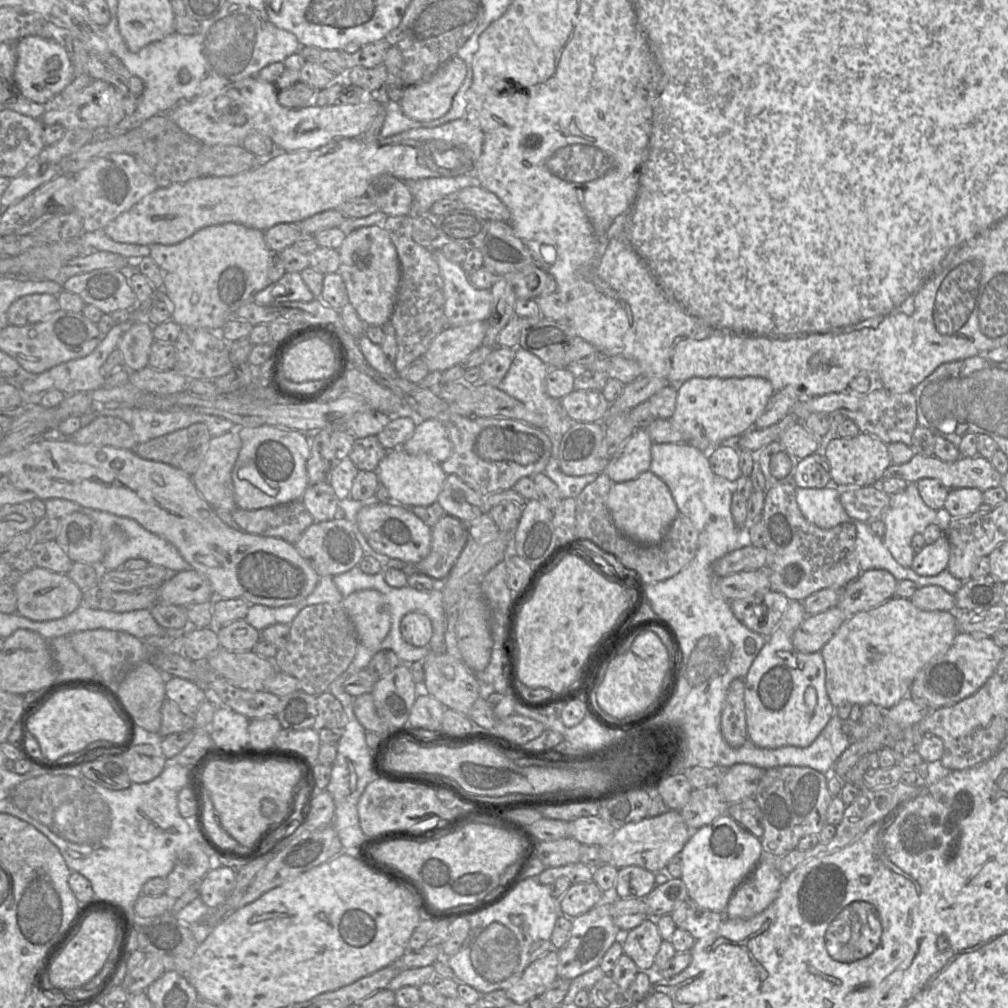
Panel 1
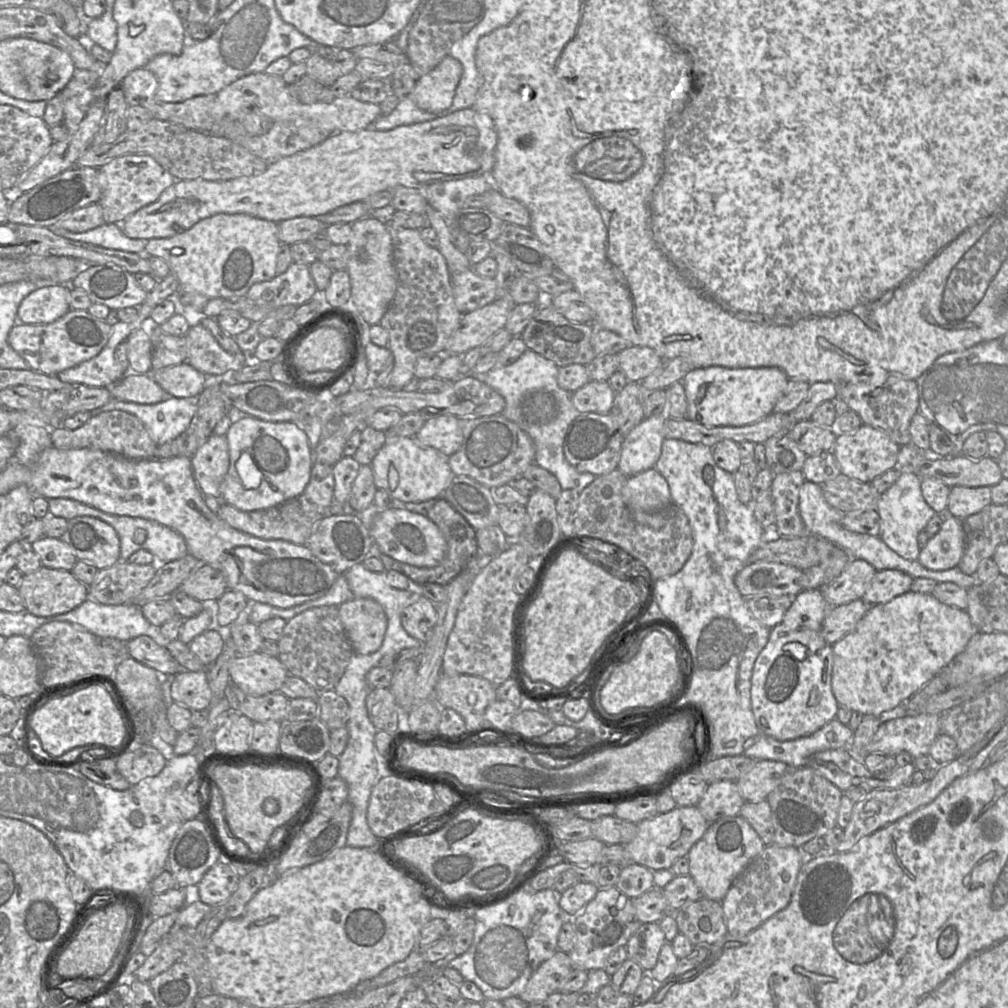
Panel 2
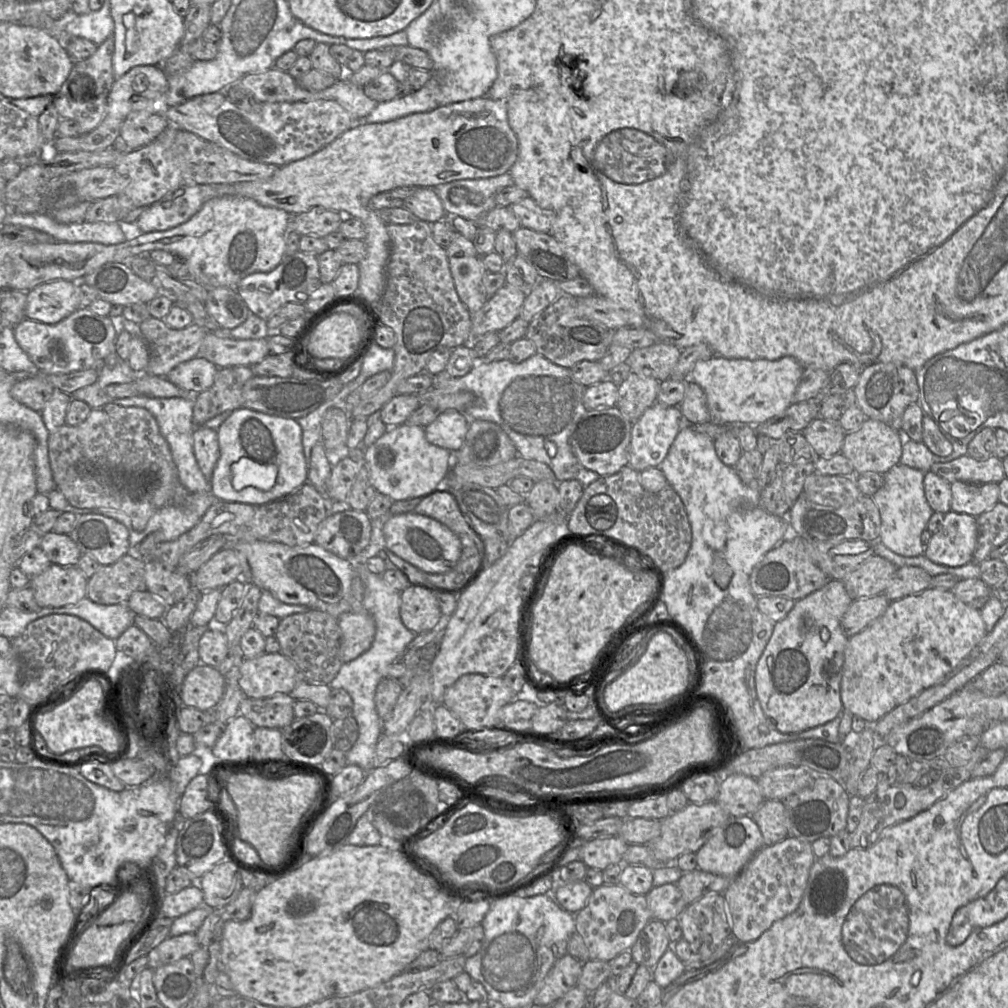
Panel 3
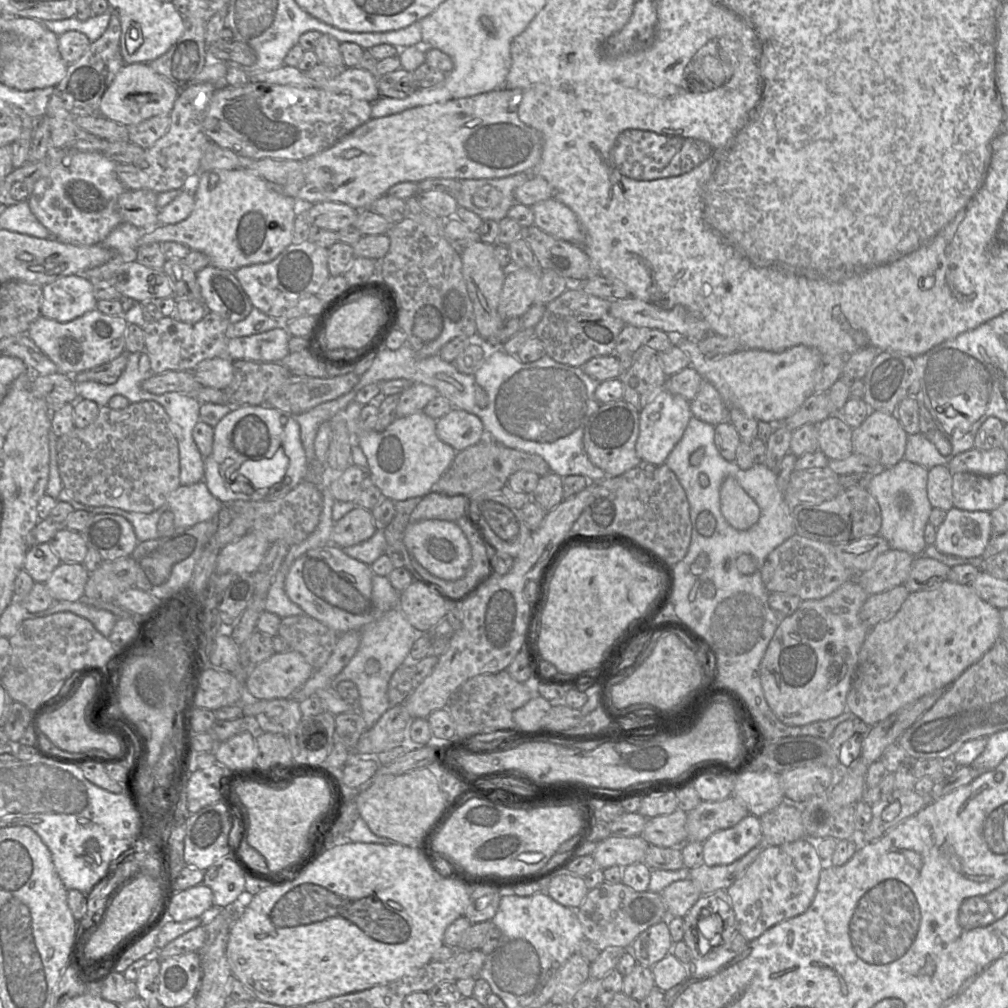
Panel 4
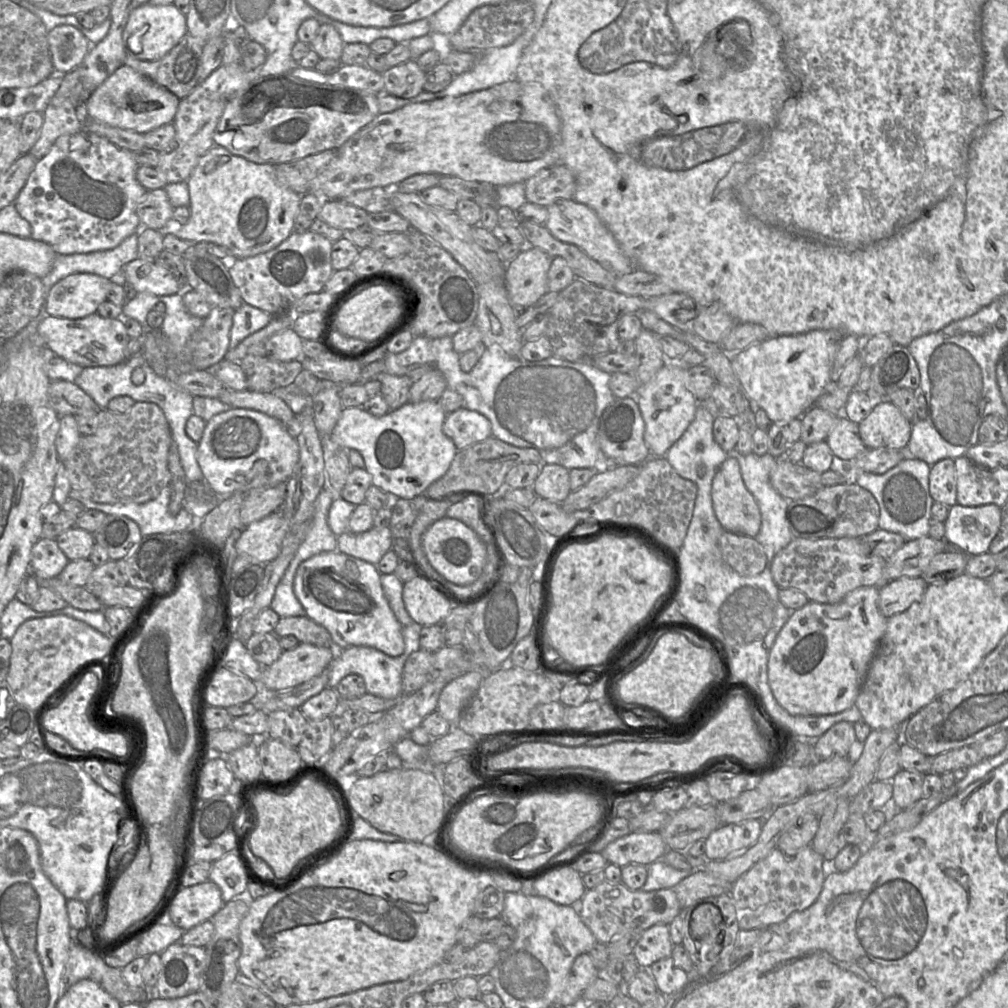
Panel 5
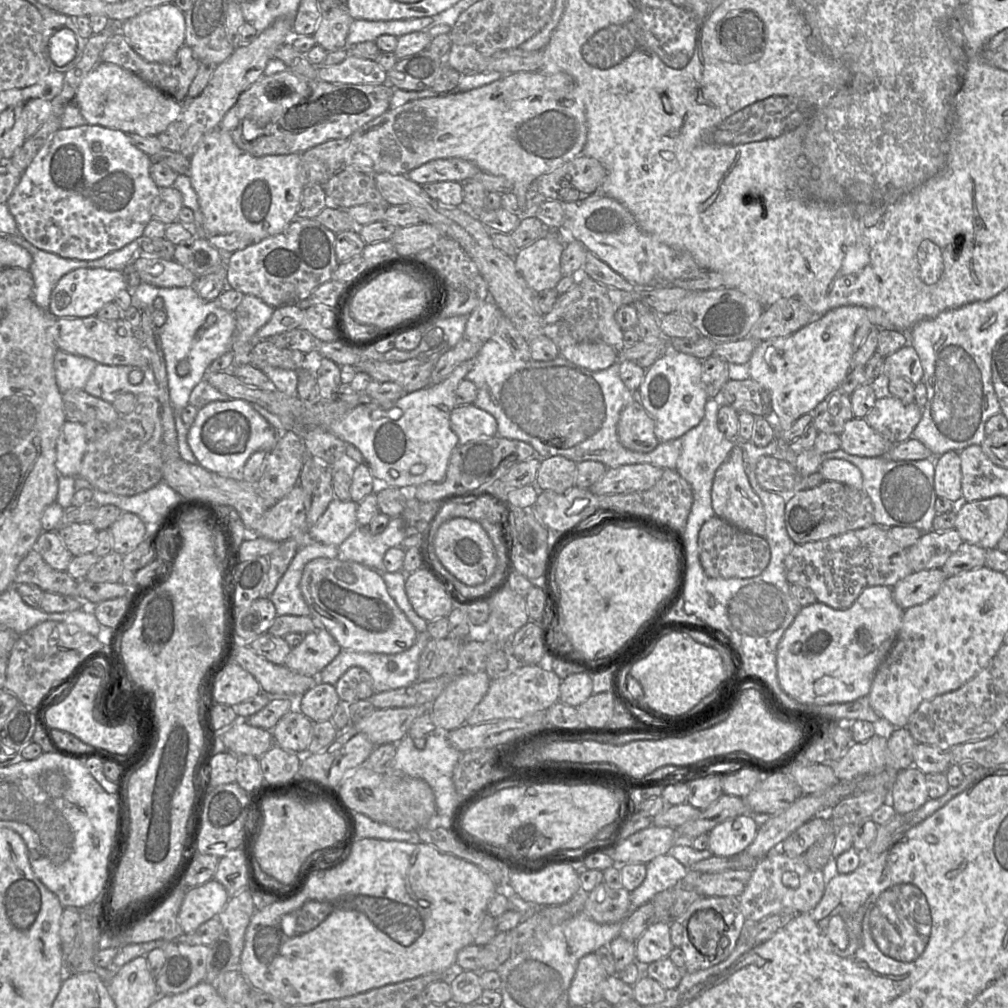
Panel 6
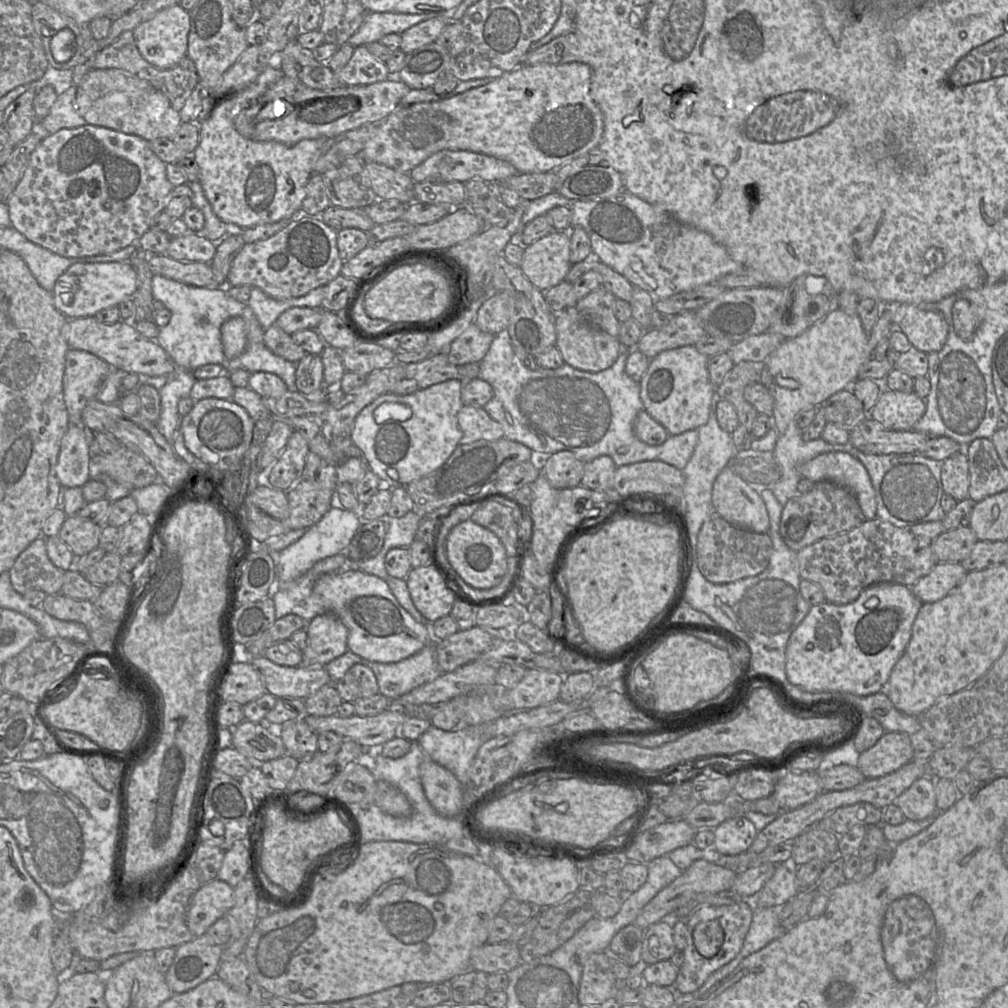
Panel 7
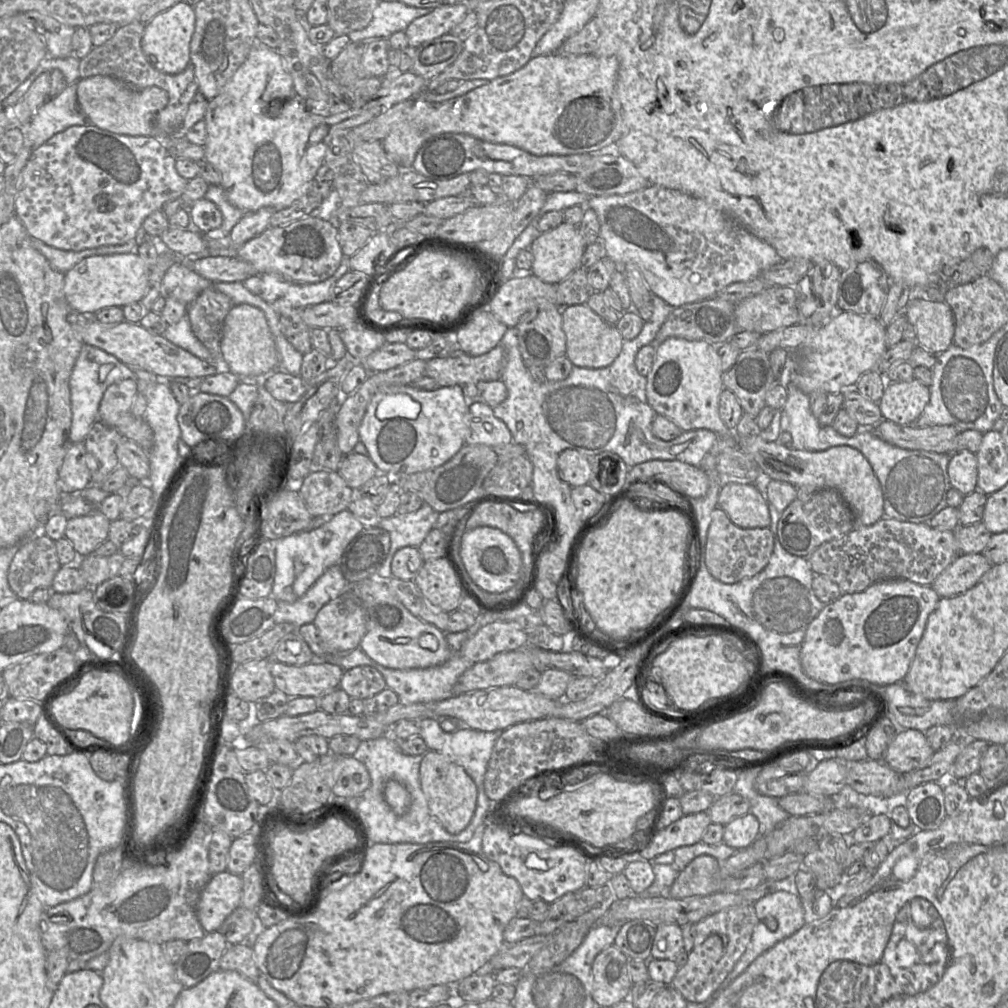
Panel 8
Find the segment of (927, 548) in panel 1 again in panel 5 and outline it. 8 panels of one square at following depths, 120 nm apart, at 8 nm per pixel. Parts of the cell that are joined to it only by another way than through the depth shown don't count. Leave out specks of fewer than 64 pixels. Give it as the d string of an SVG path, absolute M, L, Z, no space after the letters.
M955 504L950 507L944 539L949 545L969 555L988 552L1001 525L1001 507L986 504L974 507Z

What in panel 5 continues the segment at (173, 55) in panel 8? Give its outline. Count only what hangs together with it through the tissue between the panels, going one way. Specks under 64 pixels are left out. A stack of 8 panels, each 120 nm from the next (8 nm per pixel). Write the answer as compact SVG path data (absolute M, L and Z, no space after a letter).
M147 2L134 9L129 16L122 34L124 50L128 47L129 37L140 30L145 24L149 26L149 29L141 38L142 51L139 53L126 53L126 55L139 60L154 61L162 58L174 48L187 33L186 17L173 4L152 5Z

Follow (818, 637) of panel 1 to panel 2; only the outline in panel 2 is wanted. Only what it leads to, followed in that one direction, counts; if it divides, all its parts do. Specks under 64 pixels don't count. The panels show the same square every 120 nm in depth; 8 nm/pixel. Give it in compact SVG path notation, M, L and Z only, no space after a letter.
M858 599L830 607L822 624L821 636L828 644L833 645L854 629L871 606L873 605Z

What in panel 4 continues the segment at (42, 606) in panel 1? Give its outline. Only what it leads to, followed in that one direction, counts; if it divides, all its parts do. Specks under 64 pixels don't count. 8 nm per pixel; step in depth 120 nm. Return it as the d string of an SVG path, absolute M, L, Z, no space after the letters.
M63 563L55 568L45 585L56 601L76 602L84 598L90 573L82 563Z

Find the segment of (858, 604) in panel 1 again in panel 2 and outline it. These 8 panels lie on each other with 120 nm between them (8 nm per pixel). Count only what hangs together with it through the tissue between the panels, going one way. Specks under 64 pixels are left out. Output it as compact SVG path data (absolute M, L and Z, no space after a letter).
M880 570L872 578L863 600L868 605L885 604L911 591L913 577L900 570Z

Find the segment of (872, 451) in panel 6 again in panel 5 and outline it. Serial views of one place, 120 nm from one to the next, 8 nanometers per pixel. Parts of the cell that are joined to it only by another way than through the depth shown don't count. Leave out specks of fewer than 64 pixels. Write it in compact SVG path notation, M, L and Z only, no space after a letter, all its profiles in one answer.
M839 415L826 442L833 454L843 461L851 460L867 450L860 433L859 424Z

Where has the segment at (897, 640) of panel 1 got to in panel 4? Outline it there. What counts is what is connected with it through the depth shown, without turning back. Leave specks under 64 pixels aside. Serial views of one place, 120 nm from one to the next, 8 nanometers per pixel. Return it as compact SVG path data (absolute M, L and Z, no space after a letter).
M944 581L935 587L910 593L893 617L868 632L847 694L847 710L873 727L919 698L949 687L993 647L1000 639L1000 633L1000 609L980 598L972 585Z

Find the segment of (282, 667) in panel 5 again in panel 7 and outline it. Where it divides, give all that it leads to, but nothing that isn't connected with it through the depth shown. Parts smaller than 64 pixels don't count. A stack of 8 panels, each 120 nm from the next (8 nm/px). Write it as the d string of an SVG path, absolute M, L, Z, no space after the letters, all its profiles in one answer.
M334 613L316 616L307 623L306 630L308 639L301 665L326 666L348 651L348 629Z

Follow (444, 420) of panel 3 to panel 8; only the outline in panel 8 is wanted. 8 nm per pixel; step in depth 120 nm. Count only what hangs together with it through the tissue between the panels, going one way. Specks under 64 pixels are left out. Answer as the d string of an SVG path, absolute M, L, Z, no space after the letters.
M479 397L469 401L465 444L498 446L513 442L510 430L494 415L492 407Z

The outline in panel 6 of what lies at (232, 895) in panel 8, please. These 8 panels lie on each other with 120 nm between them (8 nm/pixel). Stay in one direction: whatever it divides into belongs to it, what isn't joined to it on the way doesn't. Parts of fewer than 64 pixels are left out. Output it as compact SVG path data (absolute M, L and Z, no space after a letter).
M216 879L188 888L182 901L178 922L185 934L193 933L201 924L225 908L230 896Z

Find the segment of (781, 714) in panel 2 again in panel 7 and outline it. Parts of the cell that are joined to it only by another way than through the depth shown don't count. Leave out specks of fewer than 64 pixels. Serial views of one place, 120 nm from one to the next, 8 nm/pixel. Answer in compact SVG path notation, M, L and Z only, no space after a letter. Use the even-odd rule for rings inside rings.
M879 583L864 589L859 597L851 603L837 605L825 602L820 605L812 606L803 621L791 634L787 647L786 647L786 675L788 681L808 692L846 692L858 696L866 696L884 691L885 685L890 677L891 671L897 661L901 658L906 650L912 634L912 627L917 614L922 606L922 602L914 595L911 587L899 583ZM875 597L878 599L878 604L872 610L868 610L865 603L870 598Z

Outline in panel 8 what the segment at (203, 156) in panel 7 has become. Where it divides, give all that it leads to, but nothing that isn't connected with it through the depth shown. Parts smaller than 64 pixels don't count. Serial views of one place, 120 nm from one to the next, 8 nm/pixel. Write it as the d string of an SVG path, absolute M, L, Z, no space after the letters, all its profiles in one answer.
M256 43L221 92L209 101L204 117L207 130L205 160L220 172L220 186L234 206L244 212L253 212L263 207L281 210L309 193L318 169L324 164L332 138L373 118L373 112L359 107L328 117L311 113L294 91L292 77L281 55L264 44Z

